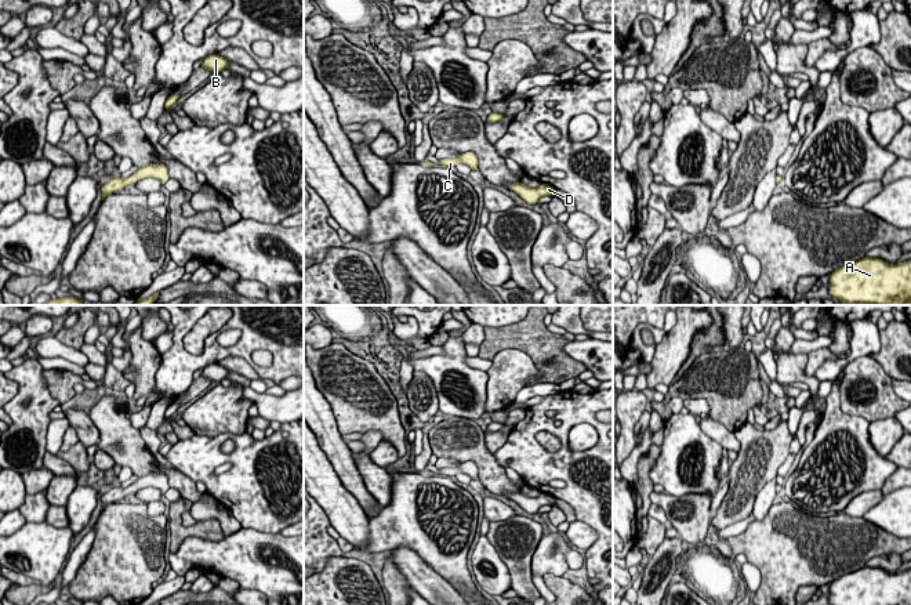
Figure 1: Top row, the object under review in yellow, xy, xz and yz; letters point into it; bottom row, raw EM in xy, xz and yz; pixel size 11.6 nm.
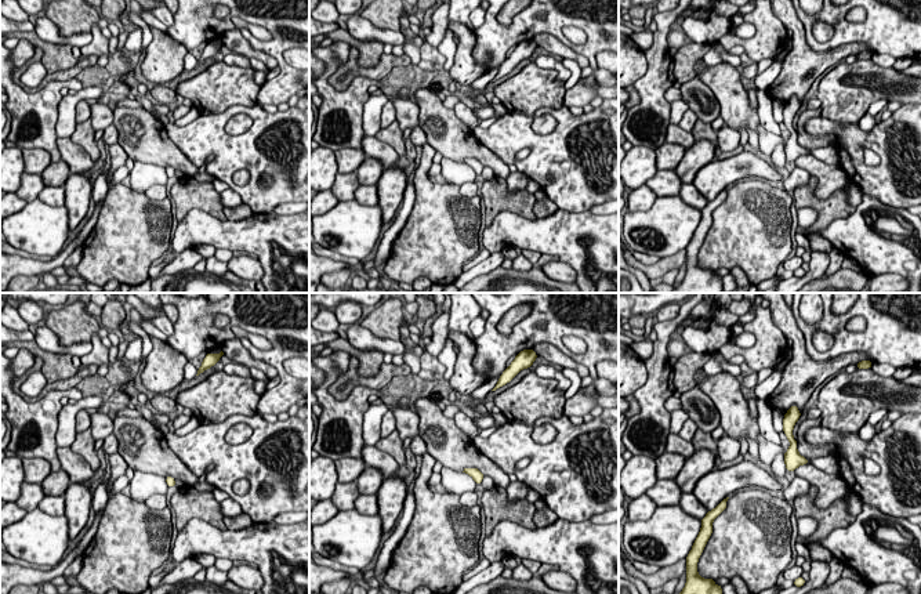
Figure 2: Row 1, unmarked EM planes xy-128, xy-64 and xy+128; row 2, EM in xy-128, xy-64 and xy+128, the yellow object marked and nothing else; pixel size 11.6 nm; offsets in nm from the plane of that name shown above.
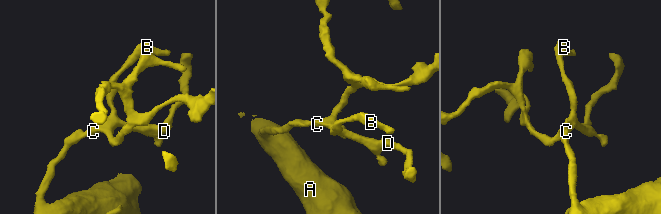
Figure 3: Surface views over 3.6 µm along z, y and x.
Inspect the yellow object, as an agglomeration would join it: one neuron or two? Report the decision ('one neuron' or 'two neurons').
one neuron

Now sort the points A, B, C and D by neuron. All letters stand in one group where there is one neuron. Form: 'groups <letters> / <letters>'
groups A B C D

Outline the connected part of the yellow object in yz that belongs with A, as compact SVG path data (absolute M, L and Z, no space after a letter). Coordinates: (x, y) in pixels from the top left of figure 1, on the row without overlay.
M864 566L835 579L830 586L831 605L911 605L911 570L888 573Z

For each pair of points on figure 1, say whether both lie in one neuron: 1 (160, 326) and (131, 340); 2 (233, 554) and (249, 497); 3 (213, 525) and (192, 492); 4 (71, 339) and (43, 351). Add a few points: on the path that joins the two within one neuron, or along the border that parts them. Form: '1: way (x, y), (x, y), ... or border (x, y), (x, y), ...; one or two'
1: border (140, 326), (140, 334), (153, 343); two
2: border (242, 526), (273, 533); two
3: border (181, 496), (192, 503); two
4: border (54, 337), (79, 350); two

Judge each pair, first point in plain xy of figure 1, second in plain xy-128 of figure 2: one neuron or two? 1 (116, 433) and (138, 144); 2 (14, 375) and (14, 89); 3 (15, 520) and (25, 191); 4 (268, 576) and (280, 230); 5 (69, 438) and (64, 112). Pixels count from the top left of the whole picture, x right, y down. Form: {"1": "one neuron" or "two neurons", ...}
{"1": "one neuron", "2": "one neuron", "3": "two neurons", "4": "one neuron", "5": "two neurons"}

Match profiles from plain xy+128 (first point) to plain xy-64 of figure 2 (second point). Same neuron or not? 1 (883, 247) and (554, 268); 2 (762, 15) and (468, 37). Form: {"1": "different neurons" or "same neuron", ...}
{"1": "different neurons", "2": "same neuron"}

